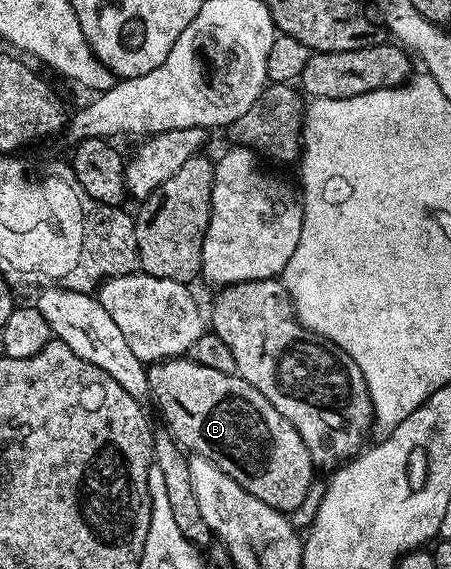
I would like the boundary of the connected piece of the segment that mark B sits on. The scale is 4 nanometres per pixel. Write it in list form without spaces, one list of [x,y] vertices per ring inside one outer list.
[[[188,357],[163,359],[149,364],[146,372],[153,402],[158,402],[158,411],[166,422],[165,430],[187,452],[212,461],[216,469],[228,473],[228,477],[232,477],[236,485],[248,489],[252,497],[260,497],[264,505],[272,505],[272,509],[283,513],[296,510],[312,493],[310,486],[314,483],[316,468],[308,445],[304,445],[300,433],[296,433],[292,424],[270,404],[268,397],[244,381],[241,375],[225,375],[216,369],[207,369]]]

